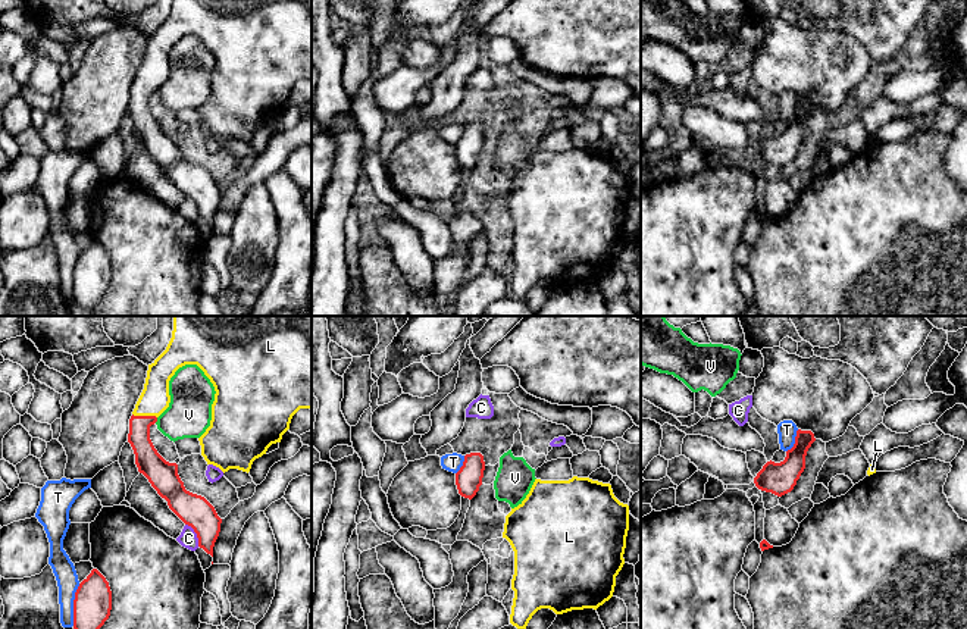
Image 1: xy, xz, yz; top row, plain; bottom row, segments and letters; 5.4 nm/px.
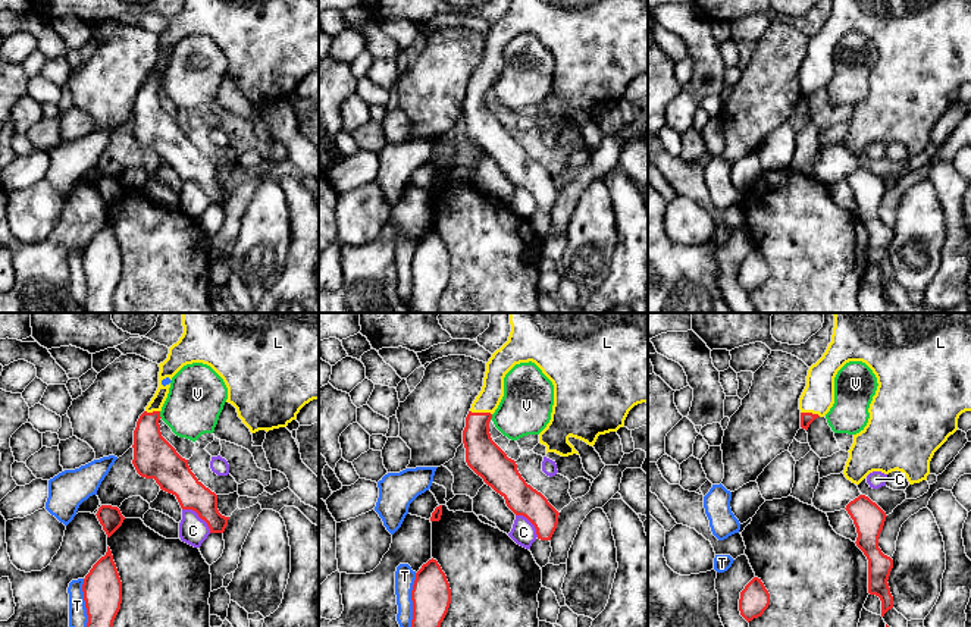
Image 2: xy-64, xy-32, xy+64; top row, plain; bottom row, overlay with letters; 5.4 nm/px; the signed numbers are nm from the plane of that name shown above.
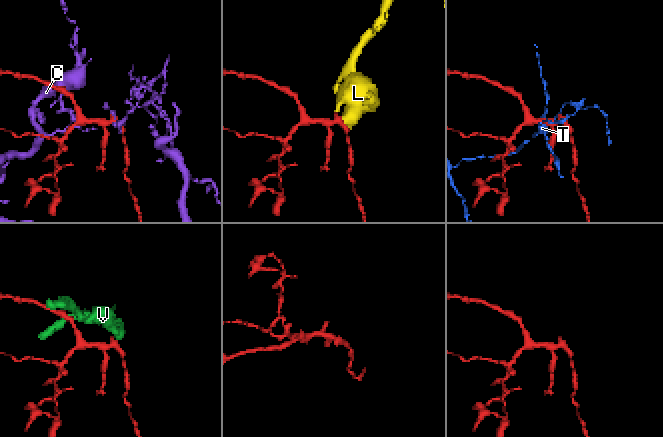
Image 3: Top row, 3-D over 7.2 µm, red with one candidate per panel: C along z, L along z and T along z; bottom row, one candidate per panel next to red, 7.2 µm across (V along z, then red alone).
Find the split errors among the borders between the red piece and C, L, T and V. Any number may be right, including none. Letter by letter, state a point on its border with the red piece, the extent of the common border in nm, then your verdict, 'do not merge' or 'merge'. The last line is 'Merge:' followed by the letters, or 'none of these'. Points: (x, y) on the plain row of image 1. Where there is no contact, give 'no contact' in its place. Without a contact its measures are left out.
C: meets red in xy at (196, 203); contact 150 nm long; do not merge
L: meets red in xy at (144, 87); contact 140 nm long; merge
T: meets red in xy at (74, 275); contact 240 nm long; do not merge
V: meets red in xy at (156, 91); contact 40 nm long; do not merge
Merge: L

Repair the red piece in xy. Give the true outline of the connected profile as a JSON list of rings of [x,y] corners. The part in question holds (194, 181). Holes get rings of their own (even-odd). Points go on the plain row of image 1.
[[[173,0],[166,21],[148,35],[144,60],[129,90],[128,113],[134,121],[135,135],[157,165],[168,172],[169,179],[194,200],[198,218],[213,228],[222,190],[204,168],[185,160],[178,145],[178,135],[166,132],[150,110],[150,97],[157,93],[170,73],[169,51],[185,35],[197,35],[216,62],[210,97],[198,109],[201,126],[207,135],[219,138],[223,144],[229,140],[248,144],[256,129],[266,125],[272,115],[281,113],[282,106],[290,100],[292,87],[300,79],[312,81],[312,0]]]

